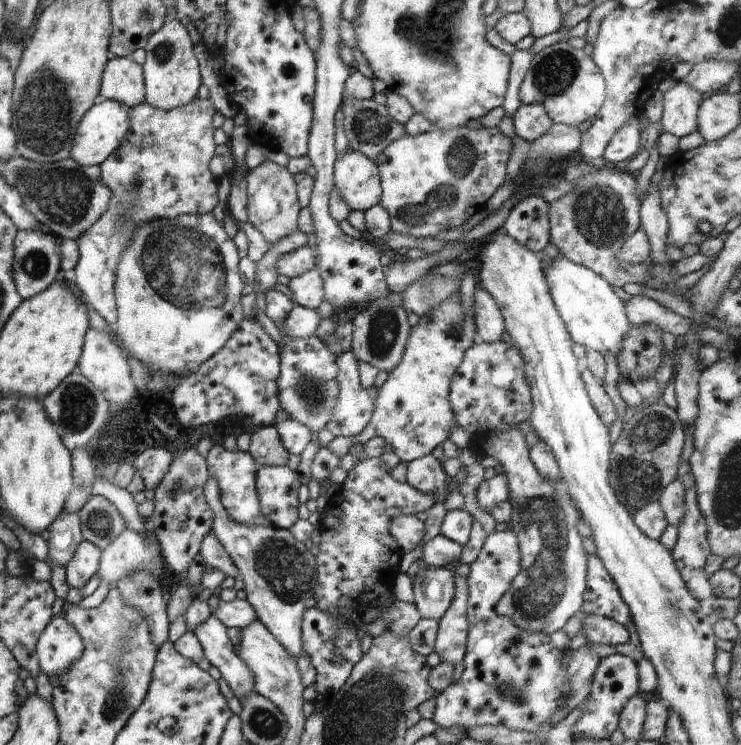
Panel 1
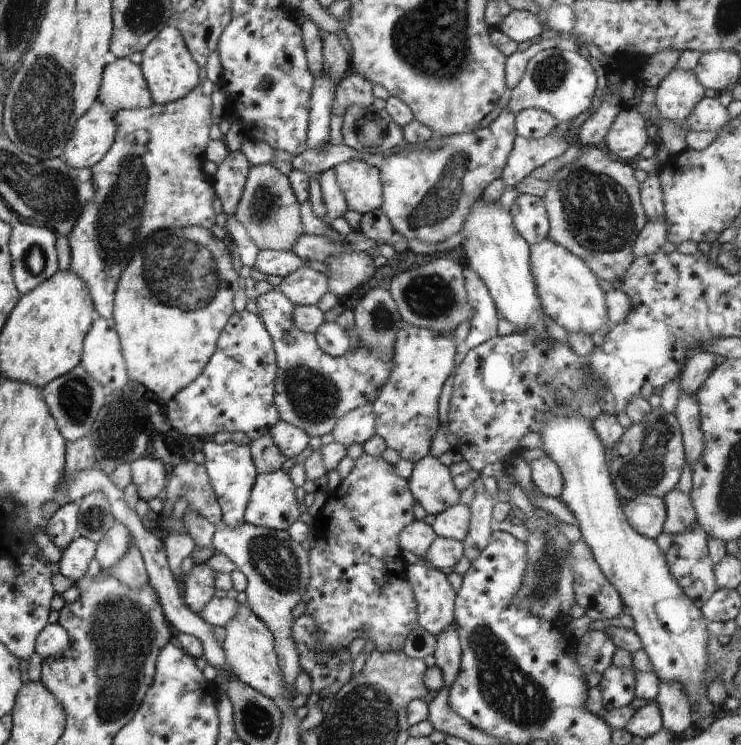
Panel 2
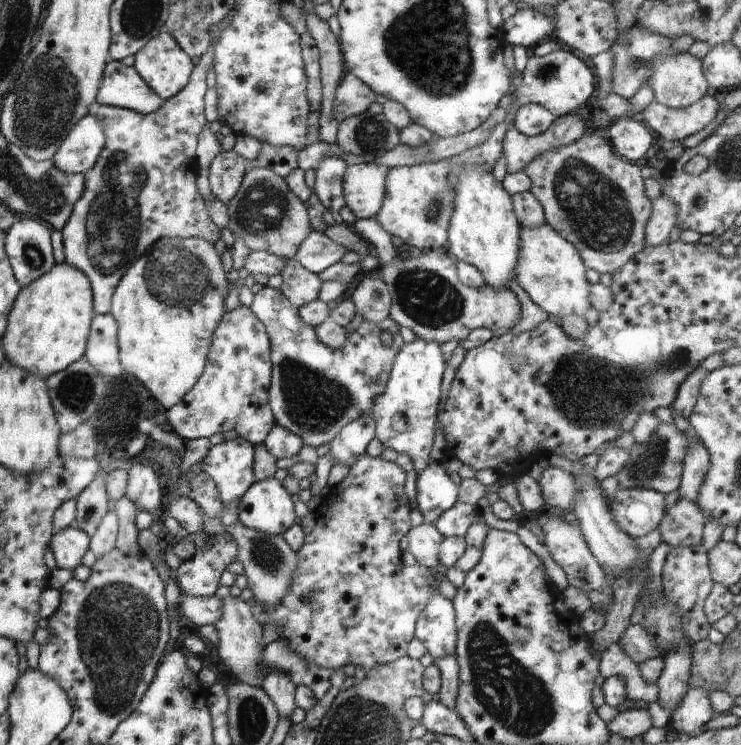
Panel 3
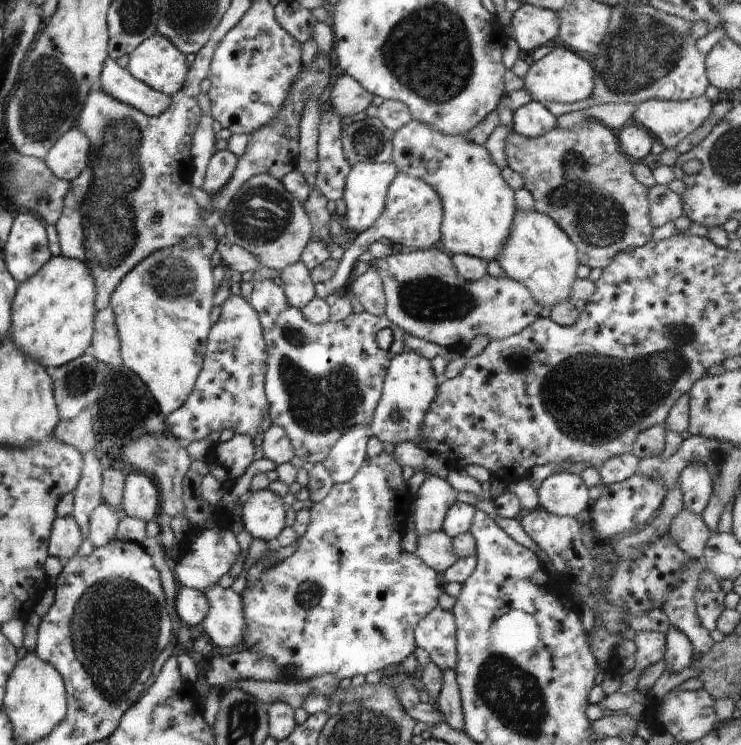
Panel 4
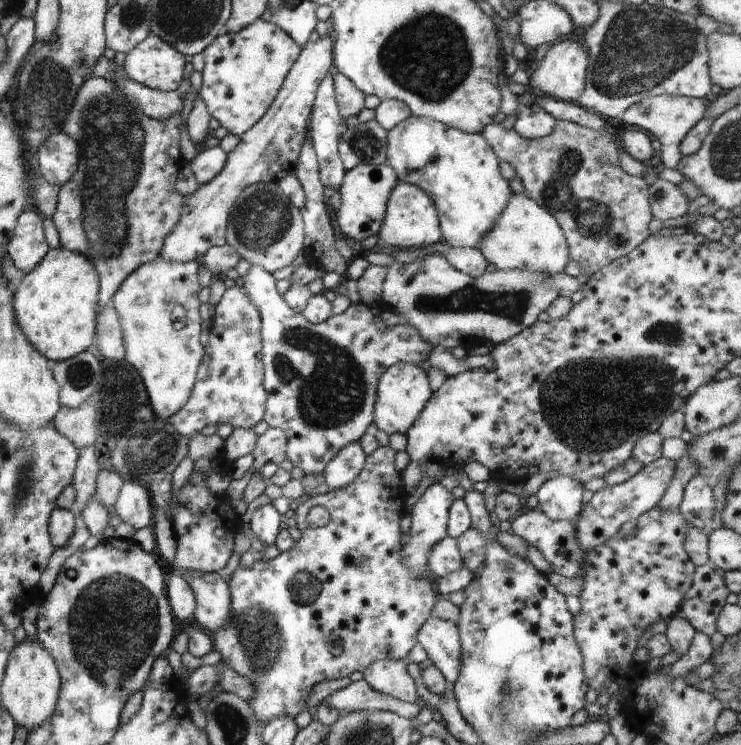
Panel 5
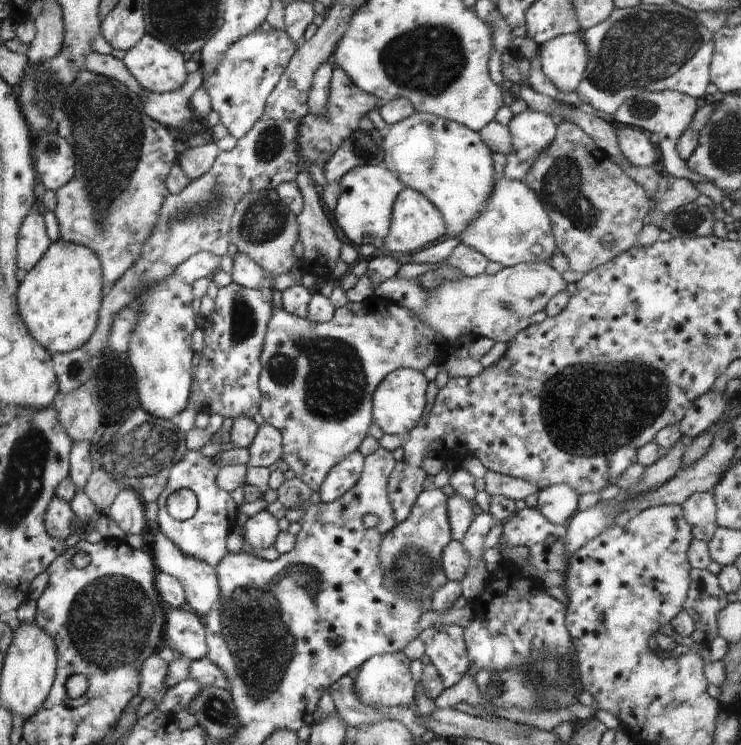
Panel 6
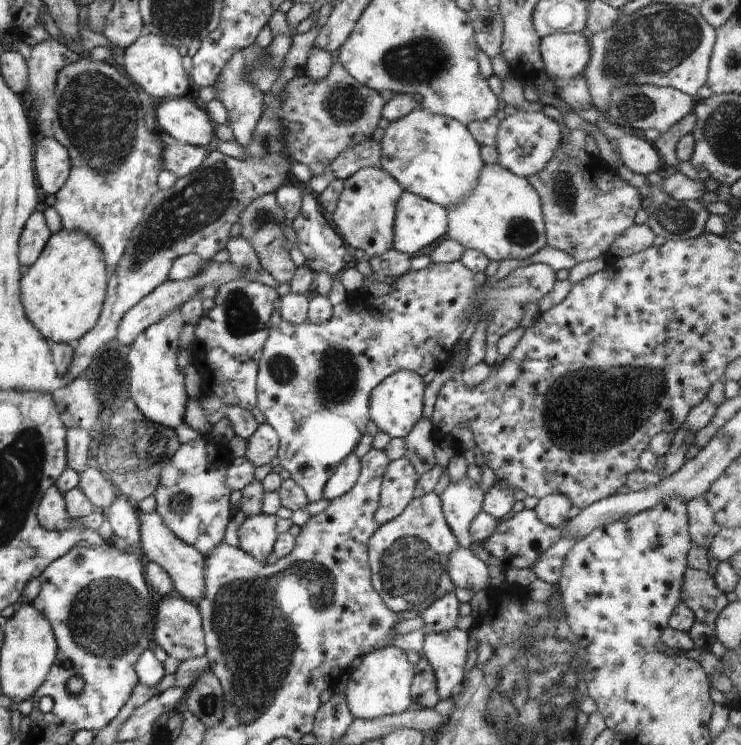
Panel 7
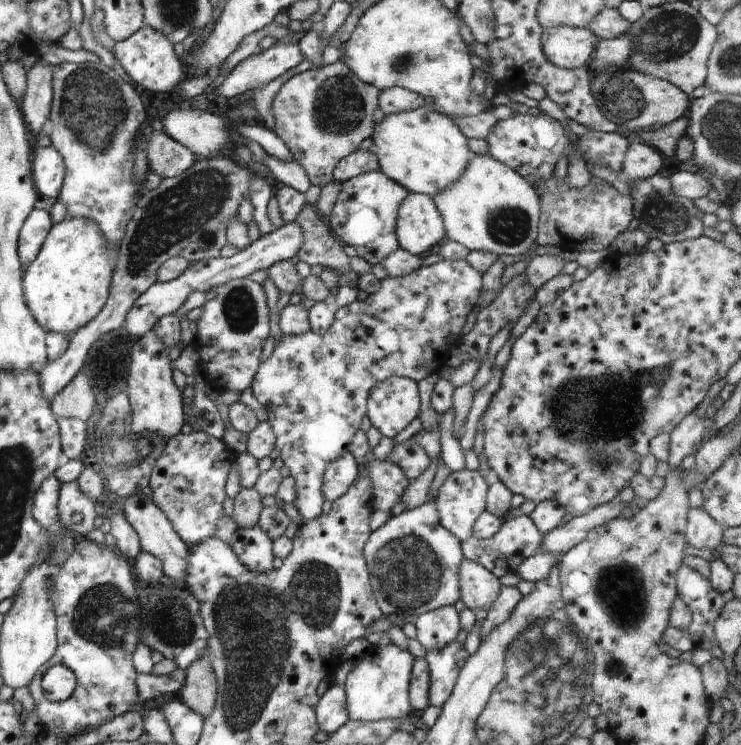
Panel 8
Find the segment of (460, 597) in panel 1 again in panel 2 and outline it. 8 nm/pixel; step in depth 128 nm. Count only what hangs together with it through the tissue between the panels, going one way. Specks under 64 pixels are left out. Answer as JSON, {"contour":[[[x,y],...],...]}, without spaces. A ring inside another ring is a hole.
{"contour":[[[456,624],[448,626],[437,638],[435,650],[433,652],[436,658],[436,666],[442,670],[444,677],[444,688],[449,690],[455,683],[456,677],[460,672],[461,652],[459,632],[456,632]]]}

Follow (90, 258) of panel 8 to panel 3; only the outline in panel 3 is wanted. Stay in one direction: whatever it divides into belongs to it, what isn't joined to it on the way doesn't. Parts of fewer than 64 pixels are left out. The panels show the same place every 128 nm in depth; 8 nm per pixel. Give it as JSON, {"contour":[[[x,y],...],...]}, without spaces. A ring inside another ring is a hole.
{"contour":[[[55,263],[44,276],[36,278],[30,285],[21,287],[16,297],[16,310],[12,311],[12,326],[4,333],[4,350],[8,350],[8,362],[32,374],[34,378],[46,380],[48,376],[68,368],[72,362],[84,357],[86,341],[92,319],[95,317],[94,300],[90,280],[82,270],[66,263]]]}

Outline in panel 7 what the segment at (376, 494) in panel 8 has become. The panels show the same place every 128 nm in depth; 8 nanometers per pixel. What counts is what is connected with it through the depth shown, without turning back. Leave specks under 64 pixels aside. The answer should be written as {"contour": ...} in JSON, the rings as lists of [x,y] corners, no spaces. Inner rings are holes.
{"contour":[[[401,457],[388,464],[382,478],[378,510],[375,512],[376,522],[380,526],[404,512],[414,497],[419,478],[408,458]]]}

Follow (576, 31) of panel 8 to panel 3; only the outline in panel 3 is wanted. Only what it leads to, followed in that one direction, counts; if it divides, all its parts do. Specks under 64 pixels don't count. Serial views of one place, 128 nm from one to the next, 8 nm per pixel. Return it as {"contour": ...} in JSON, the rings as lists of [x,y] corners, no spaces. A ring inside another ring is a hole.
{"contour":[[[557,50],[541,57],[528,59],[520,86],[516,88],[516,108],[524,104],[538,104],[550,110],[555,117],[575,113],[583,106],[589,106],[597,90],[596,74],[579,58],[577,53],[568,50]]]}

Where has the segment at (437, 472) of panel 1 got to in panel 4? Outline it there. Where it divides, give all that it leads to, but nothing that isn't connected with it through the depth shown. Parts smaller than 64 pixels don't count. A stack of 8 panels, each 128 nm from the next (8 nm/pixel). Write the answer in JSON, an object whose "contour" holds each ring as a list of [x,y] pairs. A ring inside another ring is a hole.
{"contour":[[[427,476],[415,499],[414,523],[417,536],[442,531],[447,510],[457,501],[457,492],[438,476]]]}

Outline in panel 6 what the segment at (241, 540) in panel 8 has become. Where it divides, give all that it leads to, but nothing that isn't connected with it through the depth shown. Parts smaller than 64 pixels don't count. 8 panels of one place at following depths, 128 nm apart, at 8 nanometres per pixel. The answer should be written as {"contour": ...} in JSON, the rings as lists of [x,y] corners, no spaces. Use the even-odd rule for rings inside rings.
{"contour":[[[267,509],[258,511],[248,518],[242,528],[242,534],[245,542],[248,542],[252,549],[270,548],[274,546],[276,537],[280,534],[278,519]]]}

